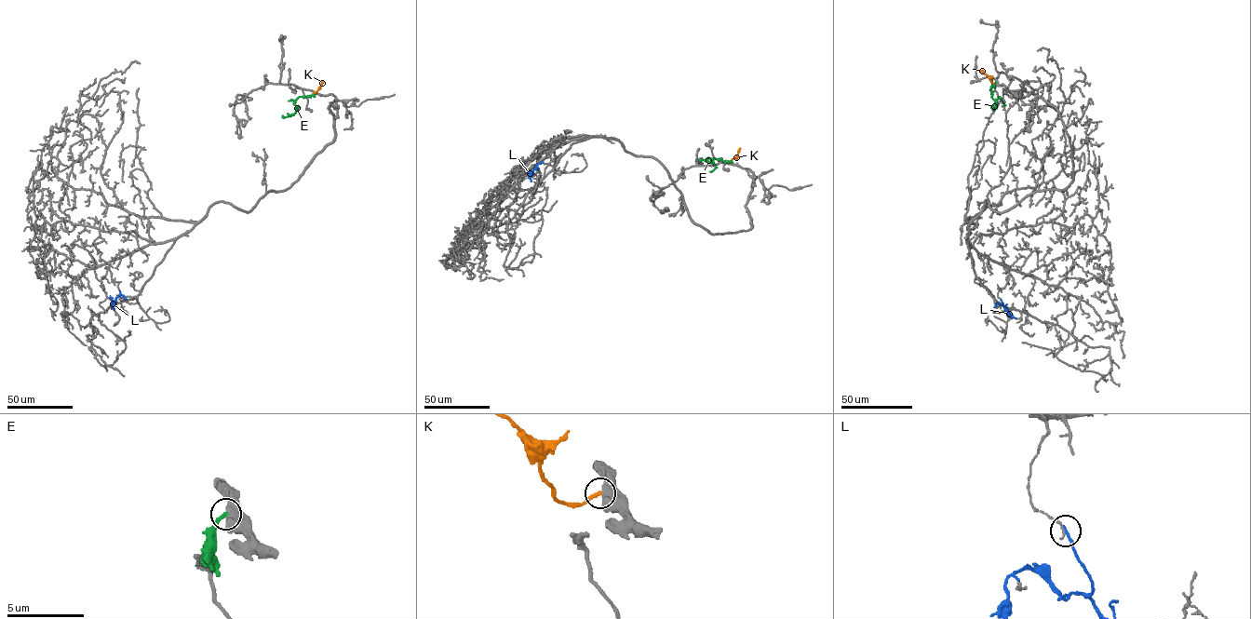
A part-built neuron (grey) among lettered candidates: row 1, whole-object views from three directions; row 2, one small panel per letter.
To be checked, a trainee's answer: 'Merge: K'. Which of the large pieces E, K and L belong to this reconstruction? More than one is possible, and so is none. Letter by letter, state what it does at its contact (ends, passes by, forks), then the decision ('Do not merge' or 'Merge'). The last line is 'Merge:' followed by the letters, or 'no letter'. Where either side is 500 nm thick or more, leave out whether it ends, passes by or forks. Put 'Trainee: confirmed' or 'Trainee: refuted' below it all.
E: Do not merge
K: It ends there. Merge
L: It ends there. Do not merge
Merge: K
Trainee: confirmed

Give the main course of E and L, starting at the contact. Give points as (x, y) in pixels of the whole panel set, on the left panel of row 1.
E: (314, 92), (295, 100), (294, 114), (282, 115)
L: (119, 291), (113, 307), (112, 300)

